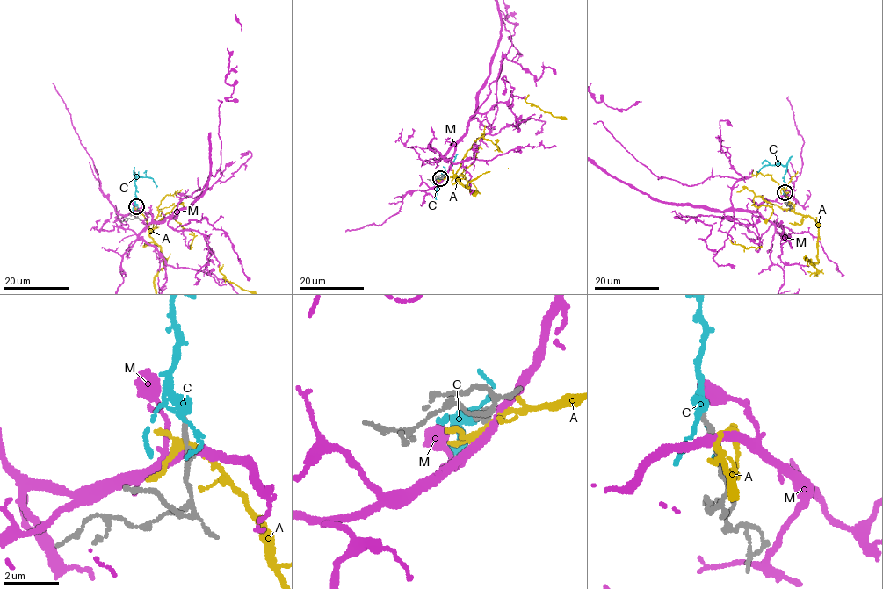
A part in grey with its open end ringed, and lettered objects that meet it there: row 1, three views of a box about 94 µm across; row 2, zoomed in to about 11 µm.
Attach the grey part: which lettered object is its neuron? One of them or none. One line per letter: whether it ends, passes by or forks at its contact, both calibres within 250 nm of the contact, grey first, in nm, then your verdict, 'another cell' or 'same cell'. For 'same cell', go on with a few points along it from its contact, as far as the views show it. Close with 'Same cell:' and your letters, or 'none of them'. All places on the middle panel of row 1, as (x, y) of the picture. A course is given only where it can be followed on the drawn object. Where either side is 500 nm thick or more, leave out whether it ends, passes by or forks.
A: it forks; calibres 260 and 200 nm; another cell
C: it forks; calibres 170 and 280 nm; same cell; course (440, 178), (436, 190), (456, 154)
M: it passes by; calibres 180 and 320 nm; another cell
Same cell: C

